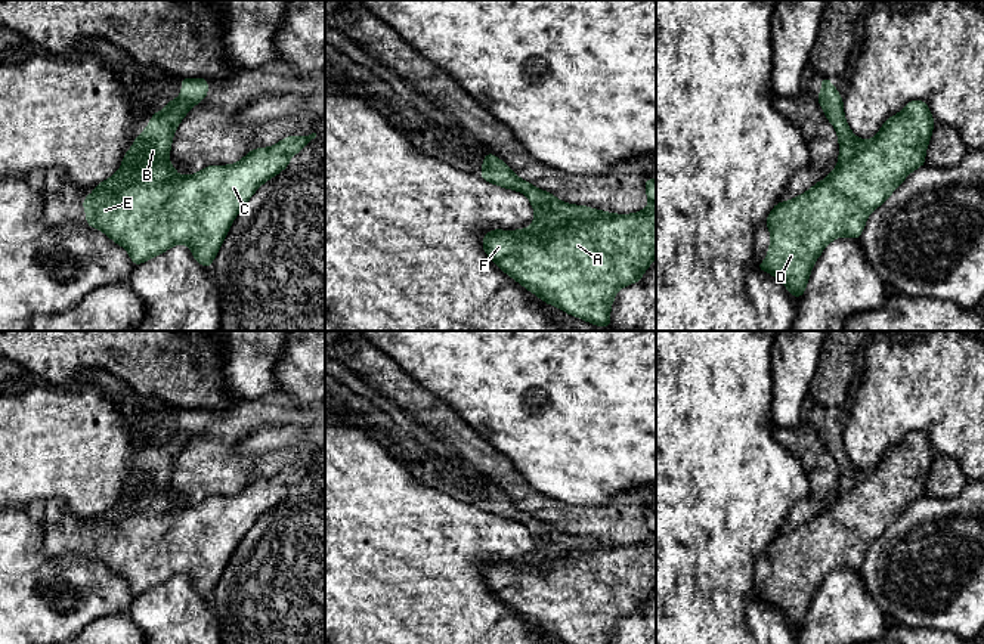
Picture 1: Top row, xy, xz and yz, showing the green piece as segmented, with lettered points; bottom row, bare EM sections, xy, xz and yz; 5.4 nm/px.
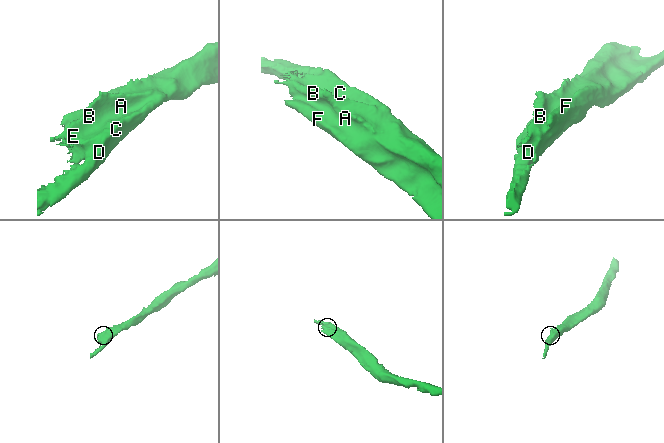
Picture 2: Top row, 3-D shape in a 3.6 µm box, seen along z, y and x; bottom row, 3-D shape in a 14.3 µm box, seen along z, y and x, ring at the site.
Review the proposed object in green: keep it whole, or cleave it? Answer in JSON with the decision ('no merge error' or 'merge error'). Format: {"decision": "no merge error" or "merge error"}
{"decision": "no merge error"}

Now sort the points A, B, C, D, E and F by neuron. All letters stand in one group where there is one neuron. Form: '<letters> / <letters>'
A B C D E F

